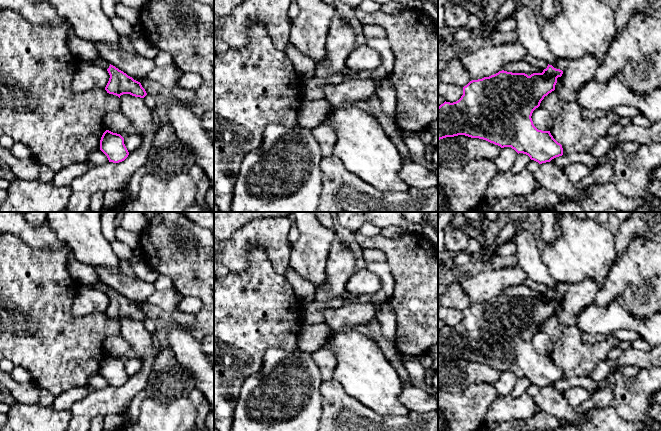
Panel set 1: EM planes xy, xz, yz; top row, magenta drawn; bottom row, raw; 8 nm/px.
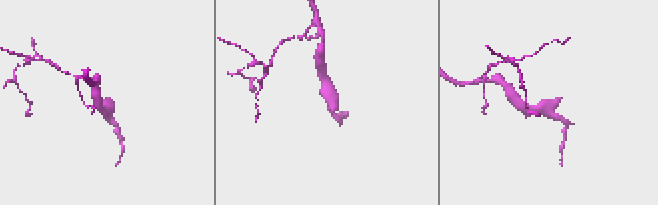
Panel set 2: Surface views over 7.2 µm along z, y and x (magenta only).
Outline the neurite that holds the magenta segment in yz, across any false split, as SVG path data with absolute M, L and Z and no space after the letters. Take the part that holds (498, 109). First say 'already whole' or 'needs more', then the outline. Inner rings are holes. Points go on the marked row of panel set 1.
needs more; M557 58L556 62L548 64L542 73L533 73L528 76L525 73L502 70L489 77L470 81L463 87L463 95L458 101L453 103L445 101L438 107L438 140L458 135L479 138L501 148L511 147L518 154L526 154L539 164L550 162L552 159L562 156L562 145L553 138L550 131L538 130L534 126L531 116L533 111L540 106L544 97L555 90L557 78L562 76L567 64L567 60Z

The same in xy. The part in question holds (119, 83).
needs more; M101 56L98 62L90 63L86 61L82 63L100 66L108 71L110 78L105 87L105 90L109 94L116 95L119 98L123 94L130 94L132 96L140 98L144 98L147 95L145 89L142 87L140 82L134 80L123 71L111 65Z

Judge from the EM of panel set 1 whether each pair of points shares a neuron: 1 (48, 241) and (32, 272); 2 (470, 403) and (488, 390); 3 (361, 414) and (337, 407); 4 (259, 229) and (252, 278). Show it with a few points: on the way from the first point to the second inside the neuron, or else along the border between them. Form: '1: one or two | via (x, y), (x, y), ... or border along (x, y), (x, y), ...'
1: two | border along (23, 241), (32, 248), (60, 249), (67, 247)
2: one | via (474, 401), (484, 394)
3: one | via (355, 414), (343, 413)
4: two | border along (263, 247), (249, 253), (245, 269)

